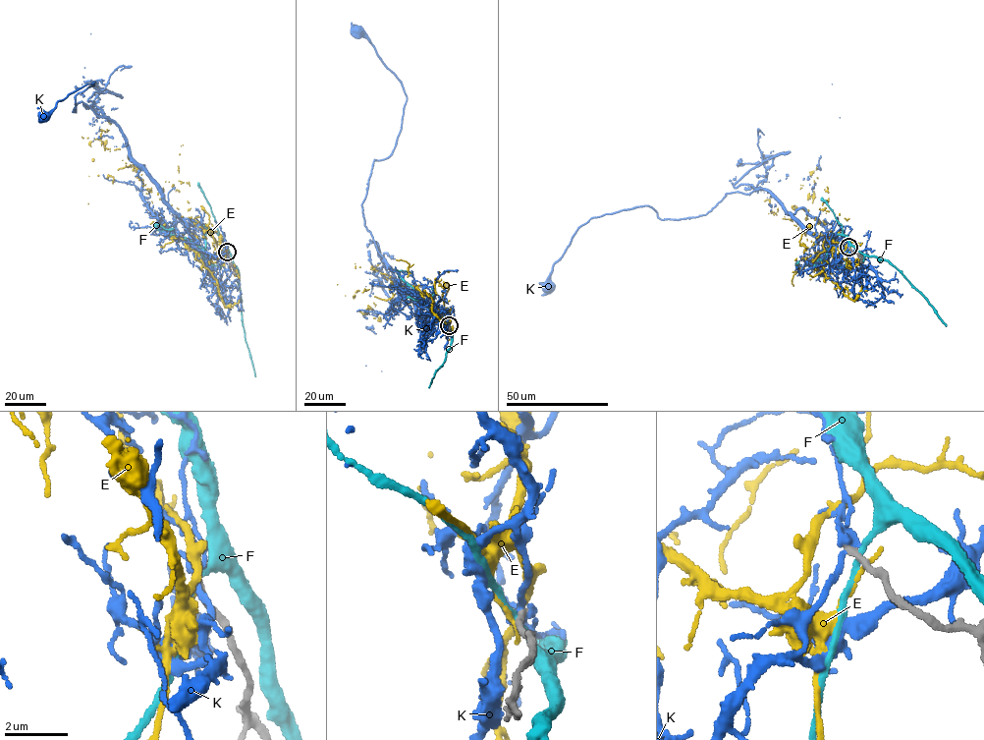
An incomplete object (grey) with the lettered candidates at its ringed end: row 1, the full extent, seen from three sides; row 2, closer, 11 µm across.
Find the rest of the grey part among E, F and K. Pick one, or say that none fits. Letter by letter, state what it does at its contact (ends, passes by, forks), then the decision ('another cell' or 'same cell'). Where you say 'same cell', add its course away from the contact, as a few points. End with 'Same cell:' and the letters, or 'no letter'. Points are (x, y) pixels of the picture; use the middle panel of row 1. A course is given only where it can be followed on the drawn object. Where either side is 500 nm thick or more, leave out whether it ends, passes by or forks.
E: it ends; another cell
F: it passes by; another cell
K: it passes by; another cell
Same cell: no letter

